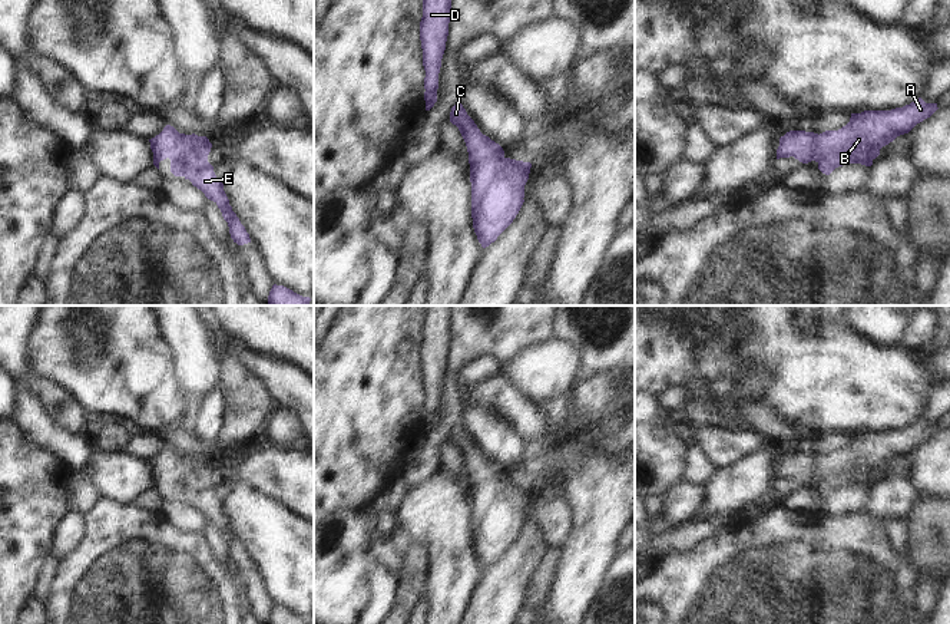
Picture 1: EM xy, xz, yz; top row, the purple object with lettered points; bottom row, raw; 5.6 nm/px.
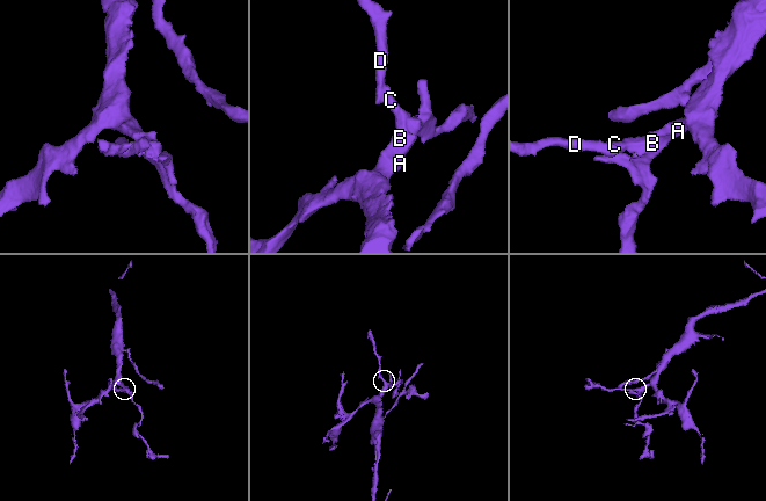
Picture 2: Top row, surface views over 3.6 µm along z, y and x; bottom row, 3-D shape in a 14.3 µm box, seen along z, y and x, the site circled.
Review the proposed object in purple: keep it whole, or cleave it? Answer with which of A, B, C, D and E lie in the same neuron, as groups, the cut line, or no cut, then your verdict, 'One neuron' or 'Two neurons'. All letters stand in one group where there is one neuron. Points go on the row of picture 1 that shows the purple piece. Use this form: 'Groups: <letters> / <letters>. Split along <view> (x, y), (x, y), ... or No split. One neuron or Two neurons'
Groups: A B C D E. No split. One neuron

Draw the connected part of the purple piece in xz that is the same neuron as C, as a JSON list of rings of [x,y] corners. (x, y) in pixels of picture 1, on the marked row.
[[[461,103],[451,108],[450,122],[459,128],[467,146],[473,228],[479,242],[486,248],[497,240],[519,214],[524,202],[524,185],[529,179],[532,164],[506,158],[503,148],[480,132]]]

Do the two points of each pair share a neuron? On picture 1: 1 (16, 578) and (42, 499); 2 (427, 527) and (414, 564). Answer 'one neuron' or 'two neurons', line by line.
1: one neuron
2: two neurons

